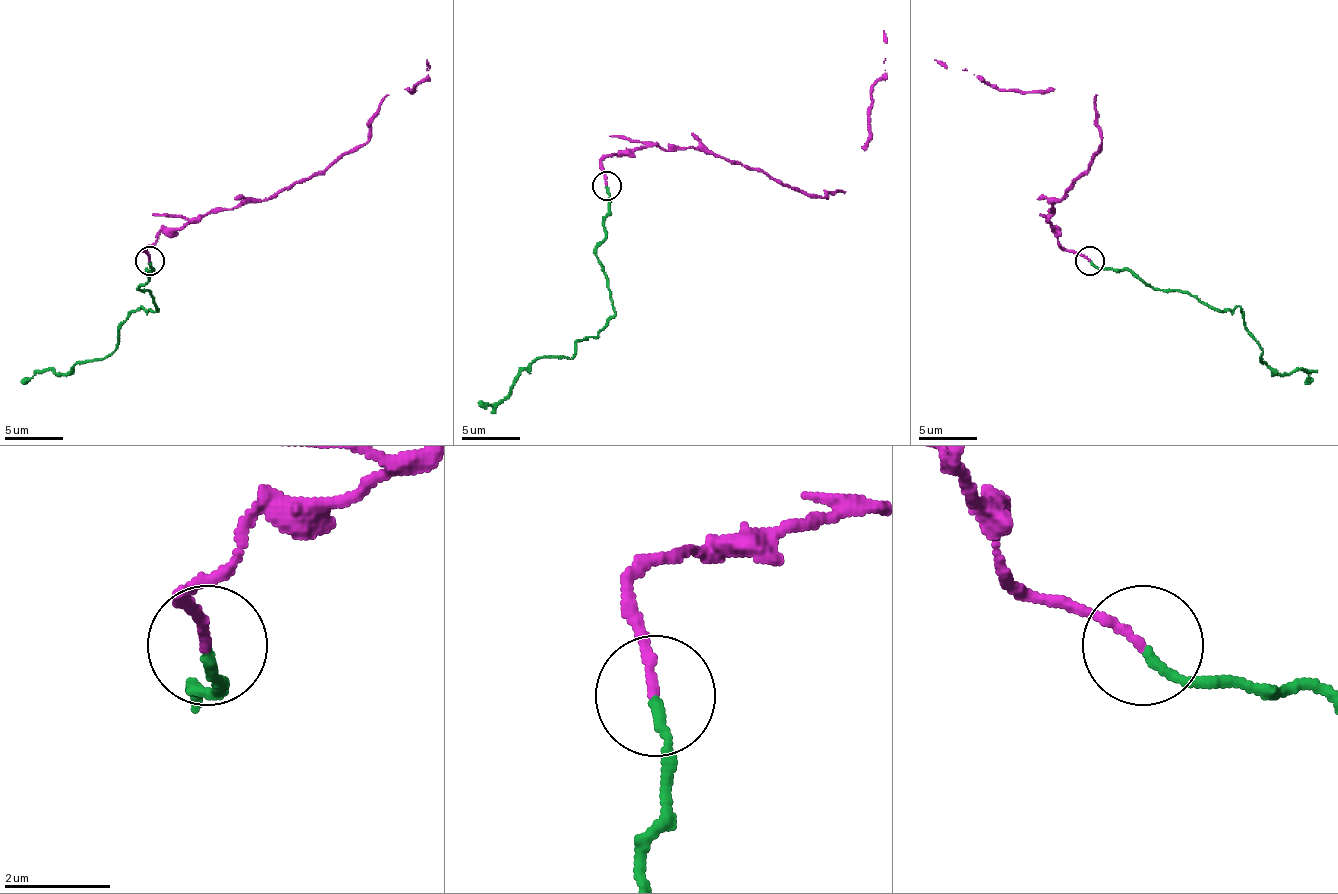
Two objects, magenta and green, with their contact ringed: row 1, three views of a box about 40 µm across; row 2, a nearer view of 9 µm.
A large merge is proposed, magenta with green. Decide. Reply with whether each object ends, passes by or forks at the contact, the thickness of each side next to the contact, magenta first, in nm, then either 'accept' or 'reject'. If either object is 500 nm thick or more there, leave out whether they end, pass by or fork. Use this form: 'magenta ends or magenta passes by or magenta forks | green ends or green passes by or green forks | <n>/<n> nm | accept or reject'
magenta ends | green ends | 160/180 nm | reject

